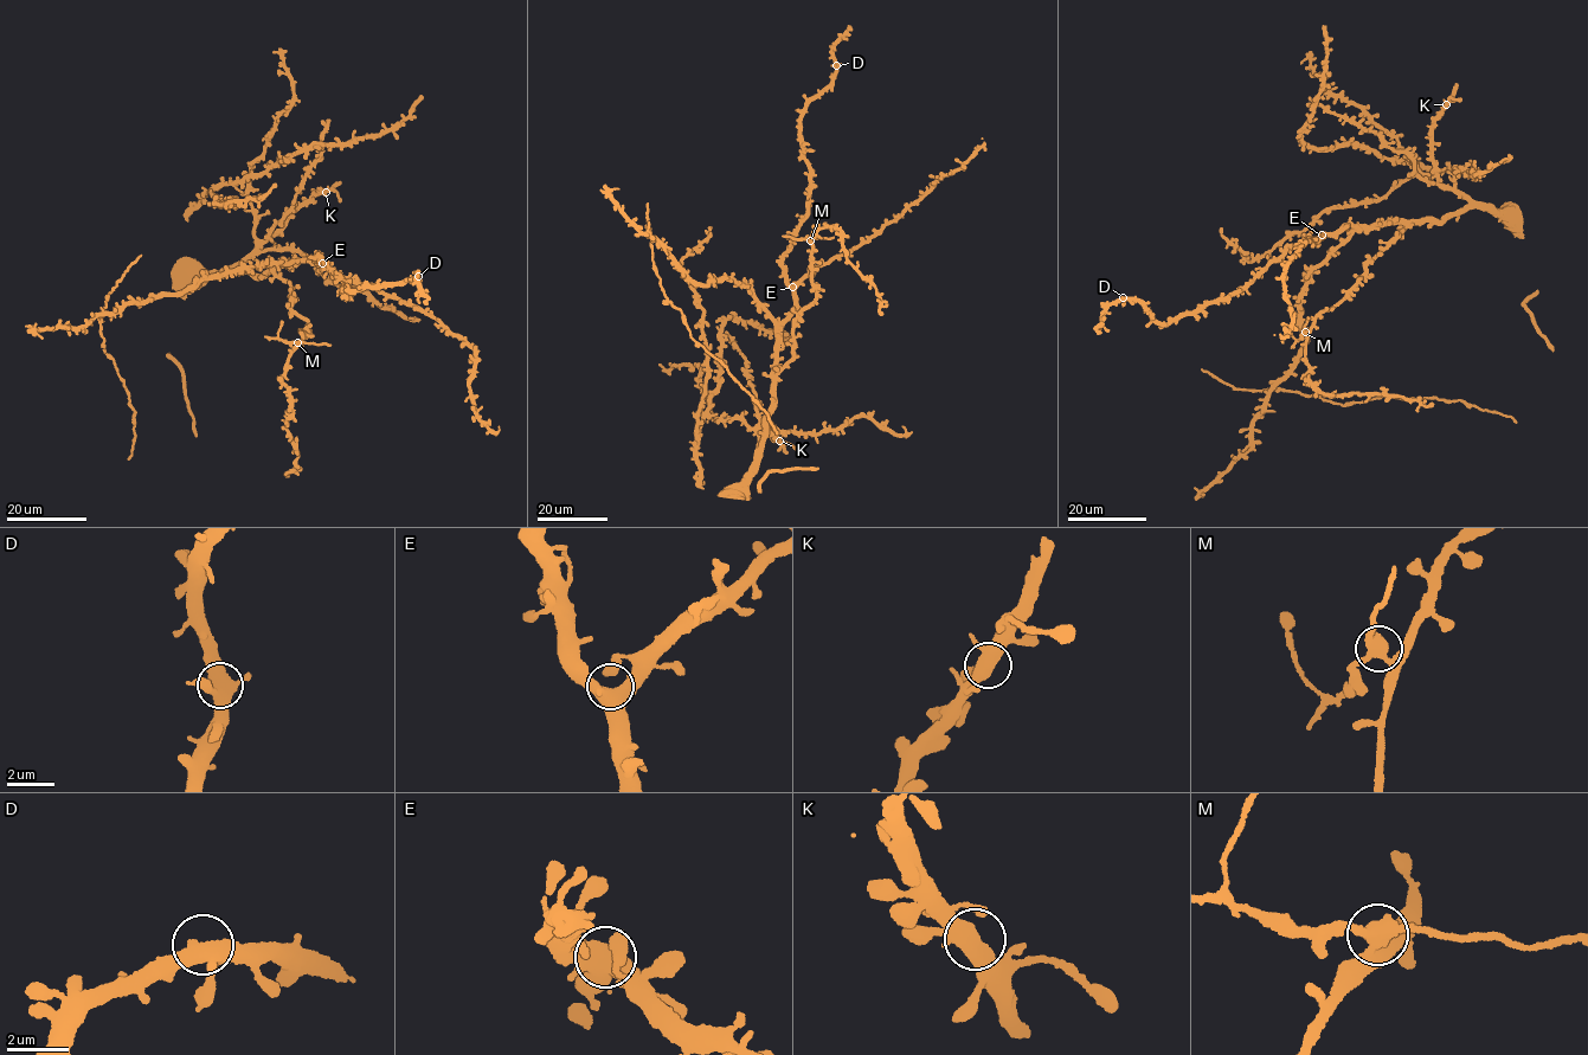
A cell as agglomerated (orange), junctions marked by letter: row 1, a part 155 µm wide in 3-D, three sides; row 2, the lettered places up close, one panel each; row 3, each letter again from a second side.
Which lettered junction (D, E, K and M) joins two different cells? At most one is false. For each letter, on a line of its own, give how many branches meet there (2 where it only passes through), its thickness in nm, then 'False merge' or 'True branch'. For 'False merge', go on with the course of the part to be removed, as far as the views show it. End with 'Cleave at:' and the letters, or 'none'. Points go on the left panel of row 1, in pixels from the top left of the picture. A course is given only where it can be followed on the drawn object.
D: Branches: 4. Thickness 500 nm. True branch
E: Branches: 4. Thickness 500 nm. True branch
K: Branches: 3. Thickness 480 nm. True branch
M: Branches: 4. Thickness 440 nm. False merge. Course of the part to remove: (299, 342), (280, 339), (282, 320)
Cleave at: M

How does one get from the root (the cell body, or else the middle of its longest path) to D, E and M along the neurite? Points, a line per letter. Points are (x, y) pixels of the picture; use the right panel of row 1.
D: (1511, 217), (1466, 205), (1440, 222), (1345, 225), (1290, 245), (1239, 290), (1167, 323), (1123, 297)
E: (1511, 217), (1466, 205), (1440, 222), (1389, 219), (1369, 226), (1345, 225), (1322, 235)
M: (1511, 217), (1466, 205), (1440, 222), (1410, 224), (1365, 264), (1365, 275), (1356, 287), (1305, 332)

